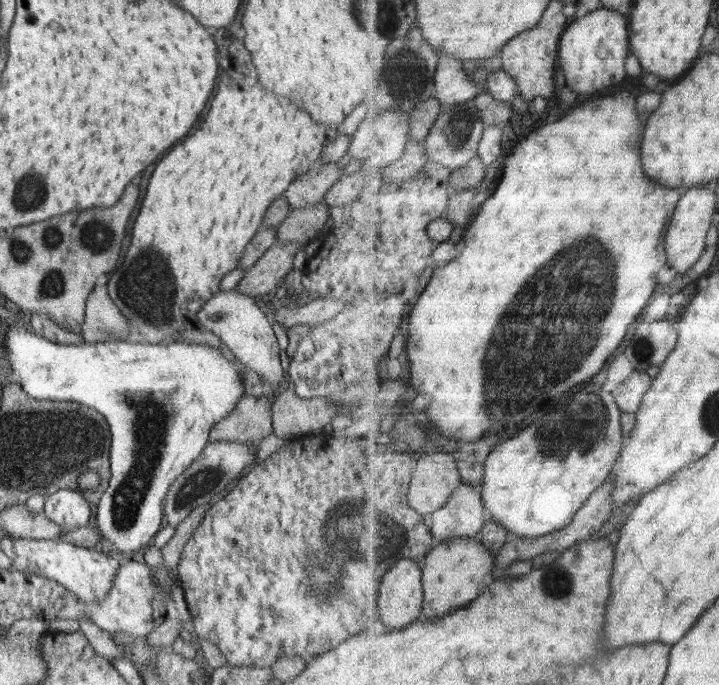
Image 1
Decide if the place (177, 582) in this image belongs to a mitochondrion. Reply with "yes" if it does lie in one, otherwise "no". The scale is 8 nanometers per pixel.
no

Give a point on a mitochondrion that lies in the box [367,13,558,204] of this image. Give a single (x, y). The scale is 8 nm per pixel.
(409, 74)

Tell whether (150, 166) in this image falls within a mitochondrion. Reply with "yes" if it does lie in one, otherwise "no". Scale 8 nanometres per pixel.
no

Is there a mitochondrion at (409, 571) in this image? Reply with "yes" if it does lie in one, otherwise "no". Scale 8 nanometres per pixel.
no

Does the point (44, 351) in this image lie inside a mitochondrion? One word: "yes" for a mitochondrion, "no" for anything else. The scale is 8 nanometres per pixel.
no

